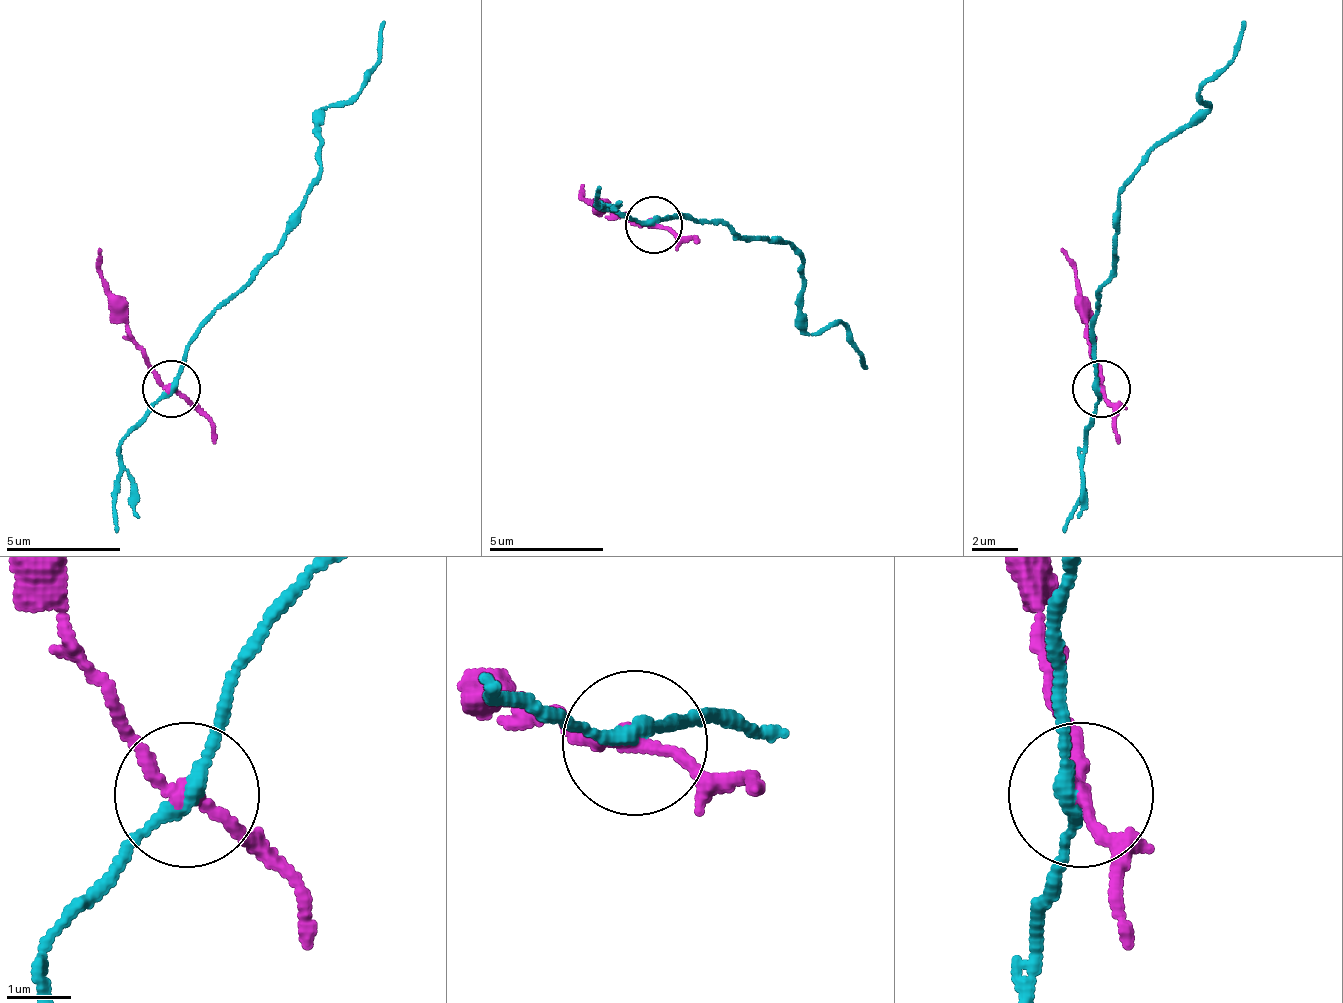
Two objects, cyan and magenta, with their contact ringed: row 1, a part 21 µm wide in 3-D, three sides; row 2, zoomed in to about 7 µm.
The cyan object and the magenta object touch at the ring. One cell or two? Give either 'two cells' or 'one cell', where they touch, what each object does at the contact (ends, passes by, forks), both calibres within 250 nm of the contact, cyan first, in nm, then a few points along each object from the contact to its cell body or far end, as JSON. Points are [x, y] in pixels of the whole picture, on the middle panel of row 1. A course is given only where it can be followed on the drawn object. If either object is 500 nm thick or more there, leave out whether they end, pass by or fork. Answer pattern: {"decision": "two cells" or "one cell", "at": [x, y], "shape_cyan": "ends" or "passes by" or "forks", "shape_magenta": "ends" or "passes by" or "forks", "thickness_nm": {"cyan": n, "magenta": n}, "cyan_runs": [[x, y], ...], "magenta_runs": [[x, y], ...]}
{"decision": "two cells", "at": [653, 225], "shape_cyan": "passes by", "shape_magenta": "passes by", "thickness_nm": {"cyan": 200, "magenta": 240}, "cyan_runs": [[652, 223], [669, 218], [761, 241], [784, 241], [802, 258], [802, 321], [848, 333], [859, 350], [865, 367]], "magenta_runs": [[652, 223], [600, 212], [583, 200], [583, 183]]}

